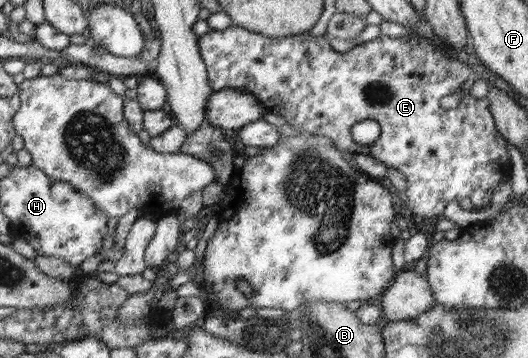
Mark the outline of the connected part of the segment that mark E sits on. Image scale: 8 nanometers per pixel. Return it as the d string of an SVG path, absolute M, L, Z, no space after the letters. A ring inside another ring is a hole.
M232 23L231 26L224 30L209 30L207 33L199 38L199 48L201 56L205 60L205 64L208 66L208 74L210 83L213 87L213 91L234 89L246 93L250 93L256 97L257 102L263 105L265 111L274 112L284 119L288 125L296 128L298 131L306 132L307 134L318 134L329 137L334 145L337 145L338 149L343 152L353 152L355 155L364 153L364 155L371 155L378 161L384 163L387 167L393 167L403 173L406 176L408 187L405 191L402 191L406 195L406 201L408 207L413 214L413 221L424 217L440 217L444 208L452 201L459 201L468 197L468 199L476 206L477 209L482 209L485 206L490 205L493 193L496 189L507 187L510 181L512 163L510 162L510 156L508 155L508 149L506 148L507 141L500 135L497 130L496 119L493 117L493 112L489 108L488 94L490 89L493 89L493 85L488 84L487 96L483 98L473 98L470 94L462 94L462 87L469 78L472 69L469 65L456 61L456 59L450 59L446 55L442 55L442 51L438 47L434 47L430 40L427 38L418 36L417 33L393 38L386 35L378 36L371 41L358 44L351 50L341 53L335 51L330 44L328 44L328 36L314 36L311 32L304 32L300 35L293 35L290 37L266 37L265 34L254 33L253 30L244 29L242 26L238 26ZM452 93L458 94L462 101L460 105L455 109L444 109L440 105L440 99L446 97L446 95L452 95ZM363 119L373 119L379 123L381 127L381 134L378 139L377 145L360 145L352 139L351 127L357 122Z

